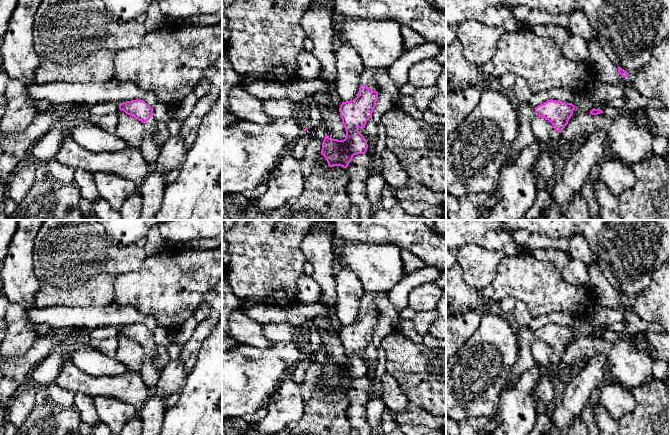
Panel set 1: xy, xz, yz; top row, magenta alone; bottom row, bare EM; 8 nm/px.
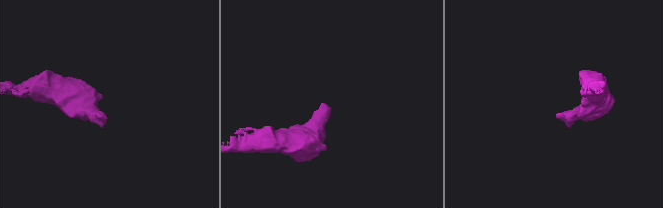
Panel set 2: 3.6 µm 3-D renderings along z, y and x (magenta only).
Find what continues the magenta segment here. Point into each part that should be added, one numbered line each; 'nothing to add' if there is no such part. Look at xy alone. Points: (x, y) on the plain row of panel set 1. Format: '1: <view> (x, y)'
1: xy (150, 374)

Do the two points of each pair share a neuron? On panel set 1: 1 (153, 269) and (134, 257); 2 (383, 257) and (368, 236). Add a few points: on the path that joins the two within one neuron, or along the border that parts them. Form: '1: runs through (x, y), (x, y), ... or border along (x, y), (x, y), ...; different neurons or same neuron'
1: border along (147, 256), (137, 269), (121, 273); different neurons
2: border along (349, 243), (396, 245); different neurons

